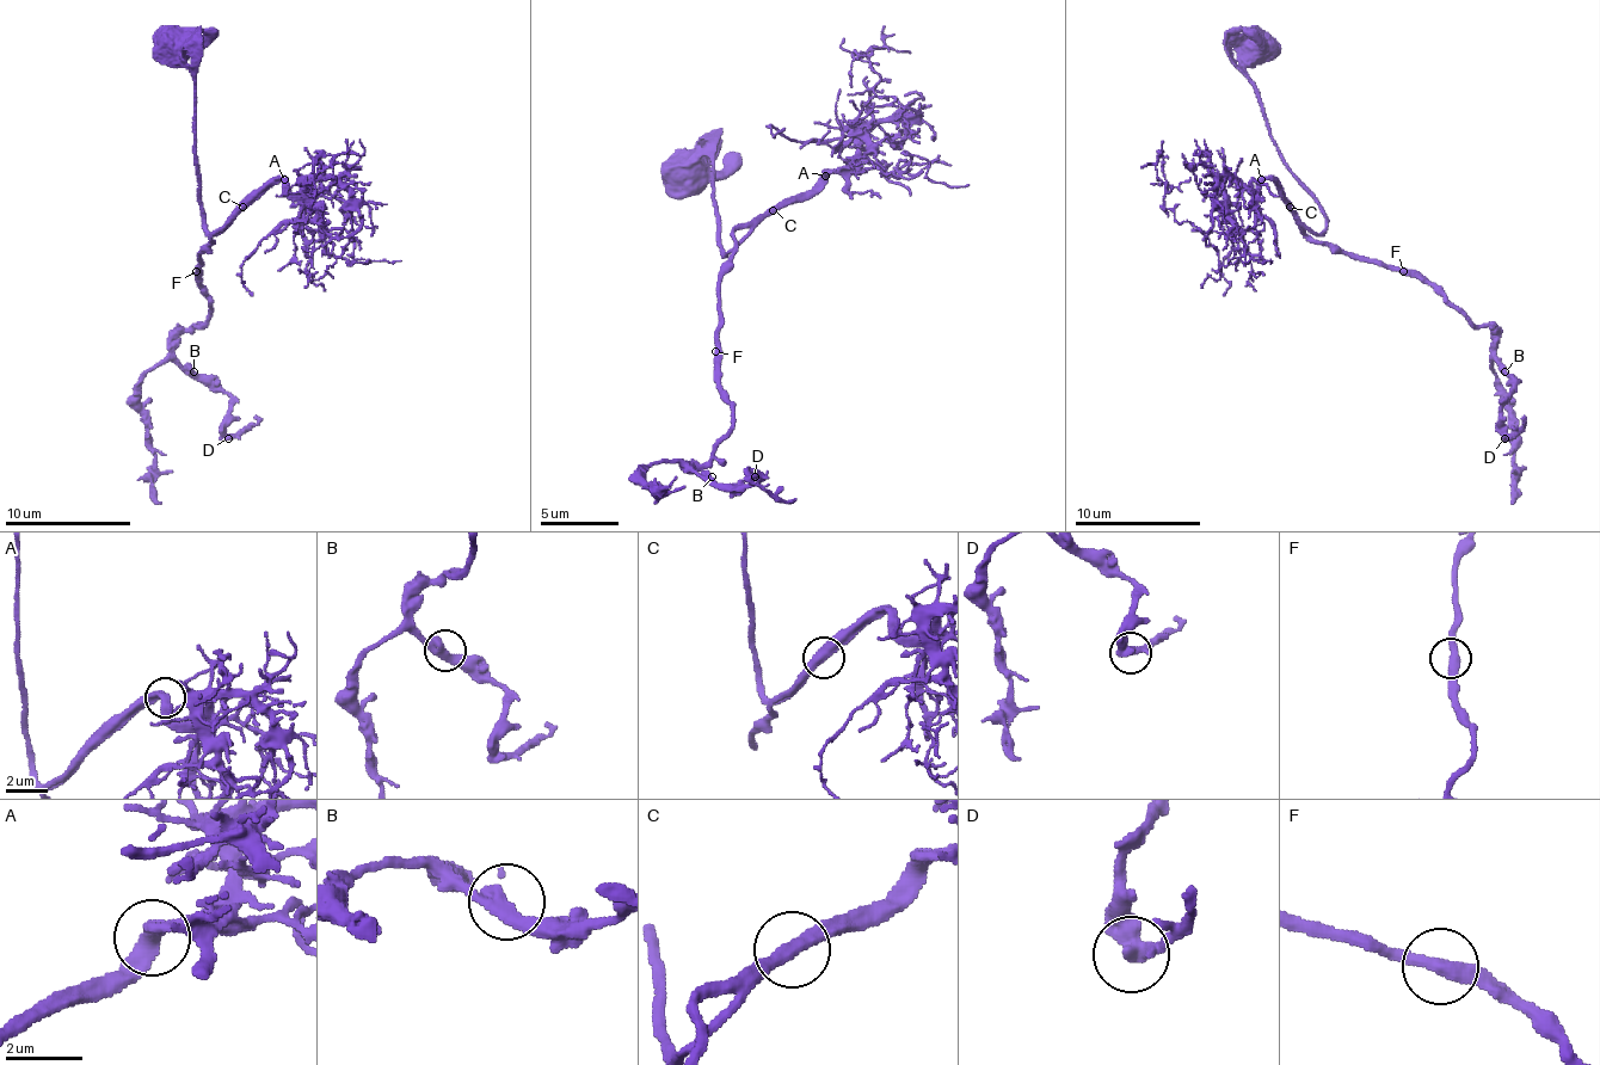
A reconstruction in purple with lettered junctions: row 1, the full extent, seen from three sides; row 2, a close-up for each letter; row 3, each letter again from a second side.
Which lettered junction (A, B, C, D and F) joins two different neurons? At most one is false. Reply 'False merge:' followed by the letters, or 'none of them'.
False merge: none of them

